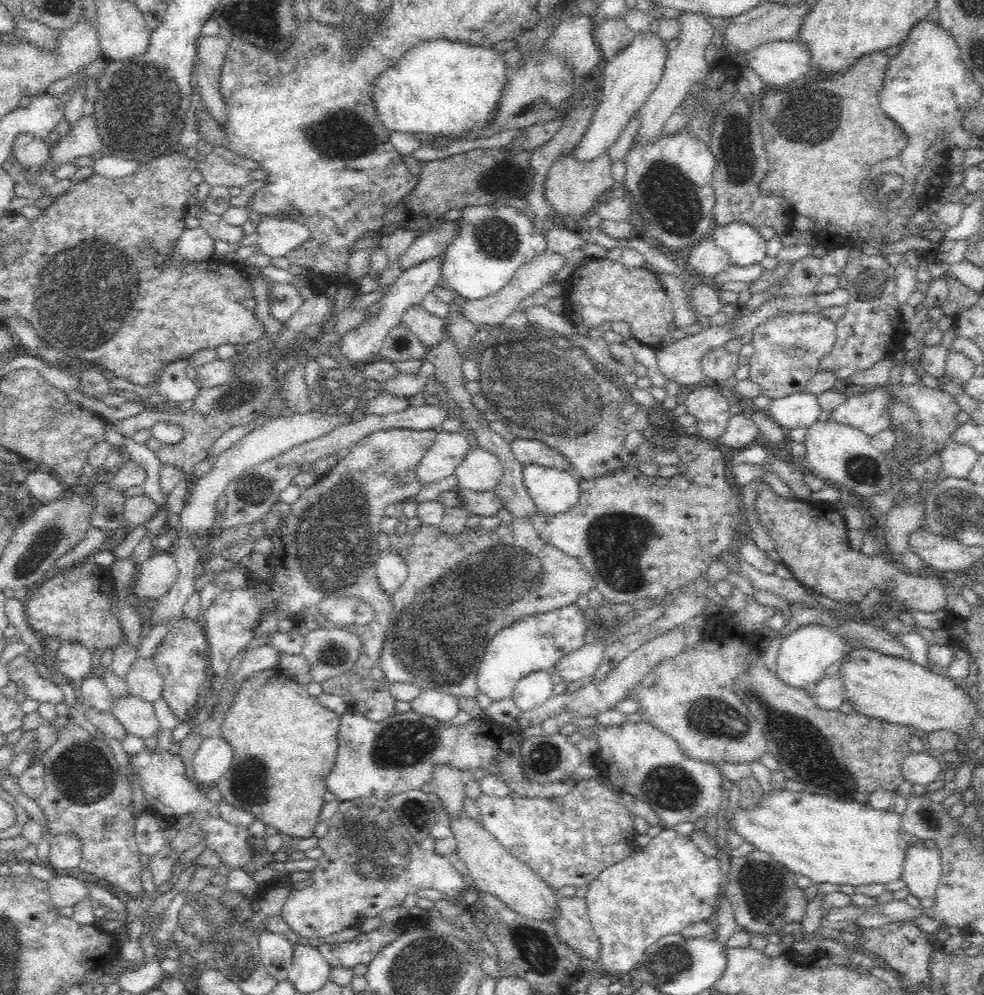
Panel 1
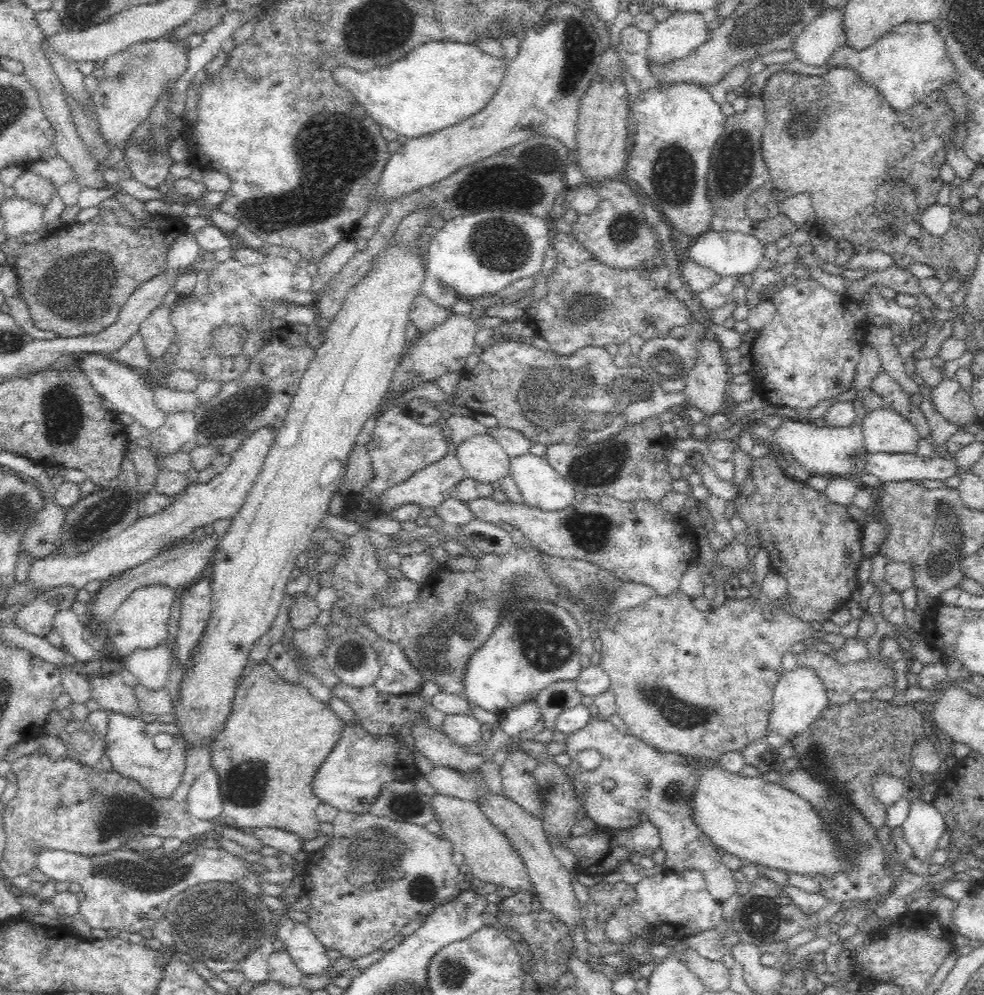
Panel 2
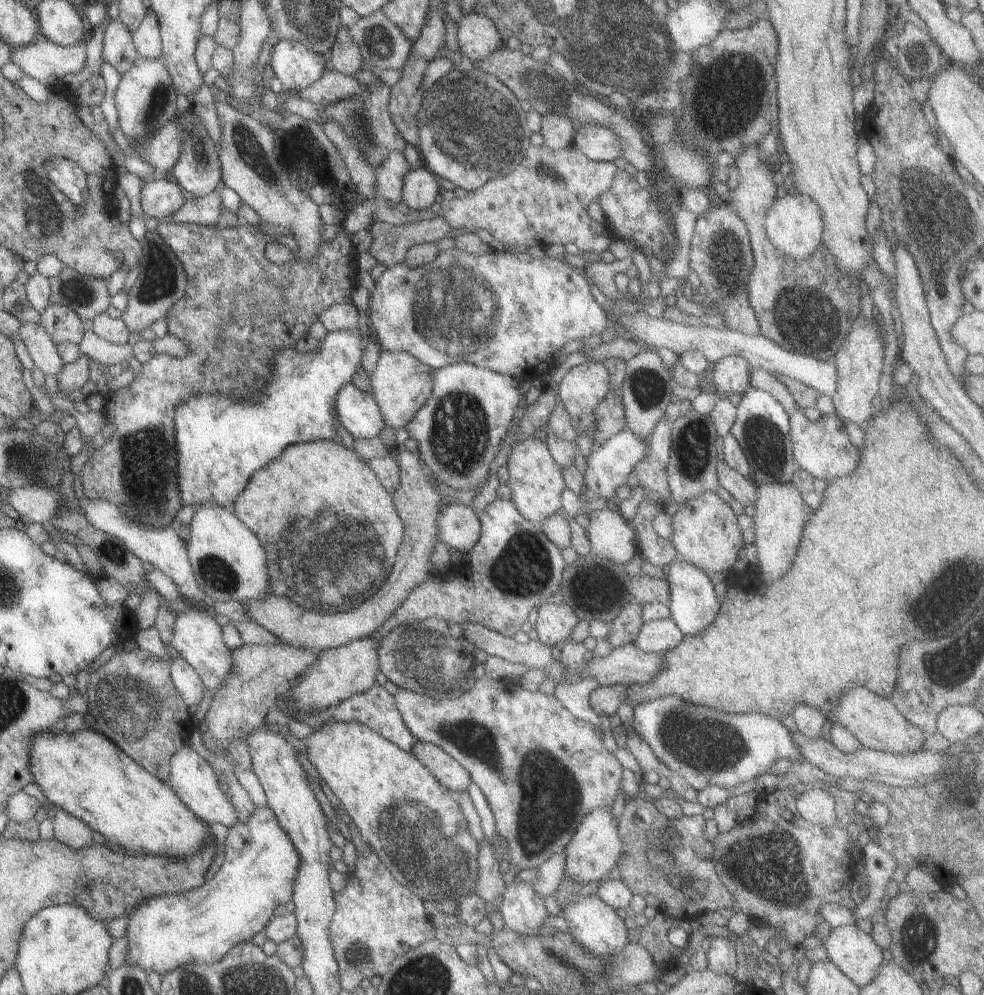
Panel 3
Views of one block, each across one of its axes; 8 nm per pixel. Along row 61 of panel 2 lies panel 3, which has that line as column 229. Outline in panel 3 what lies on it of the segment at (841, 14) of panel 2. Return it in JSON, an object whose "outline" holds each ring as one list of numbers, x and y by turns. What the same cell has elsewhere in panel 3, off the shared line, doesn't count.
{"outline":[[187,740,169,758,169,774,167,774,165,784,173,790,175,796,181,802,184,802,184,805,208,826,219,822,219,824,229,828,229,826,233,826,238,822,237,812,235,812,231,801,227,800,223,792,221,792,217,779,207,761,189,747]]}

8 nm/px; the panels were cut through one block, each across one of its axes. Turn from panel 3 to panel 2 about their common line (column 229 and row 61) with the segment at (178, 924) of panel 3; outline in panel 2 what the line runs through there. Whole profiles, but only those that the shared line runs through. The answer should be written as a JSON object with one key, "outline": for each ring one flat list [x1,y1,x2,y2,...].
{"outline":[[935,22,895,24,884,36,863,49,856,49,843,41,824,65,828,70,849,68,858,75,860,82,874,88,898,112,912,110,931,92,941,89,952,79,956,81]]}

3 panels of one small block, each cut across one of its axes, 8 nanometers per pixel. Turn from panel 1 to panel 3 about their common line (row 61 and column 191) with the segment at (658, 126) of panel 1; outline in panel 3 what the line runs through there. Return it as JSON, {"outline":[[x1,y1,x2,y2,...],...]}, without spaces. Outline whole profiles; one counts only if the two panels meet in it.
{"outline":[[181,657,168,661,171,682,186,706,197,704,203,698,204,686,197,672]]}

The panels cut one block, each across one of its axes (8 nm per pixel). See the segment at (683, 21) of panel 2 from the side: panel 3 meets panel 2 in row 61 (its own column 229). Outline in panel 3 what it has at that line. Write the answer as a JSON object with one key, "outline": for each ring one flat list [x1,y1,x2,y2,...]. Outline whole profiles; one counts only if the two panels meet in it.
{"outline":[[191,606,183,612,179,612,173,621,169,645,175,649,181,657,201,679,204,688,214,692,223,686,225,678,229,674,231,665,231,651,221,640,221,627,215,622,213,614,208,610,199,611]]}

